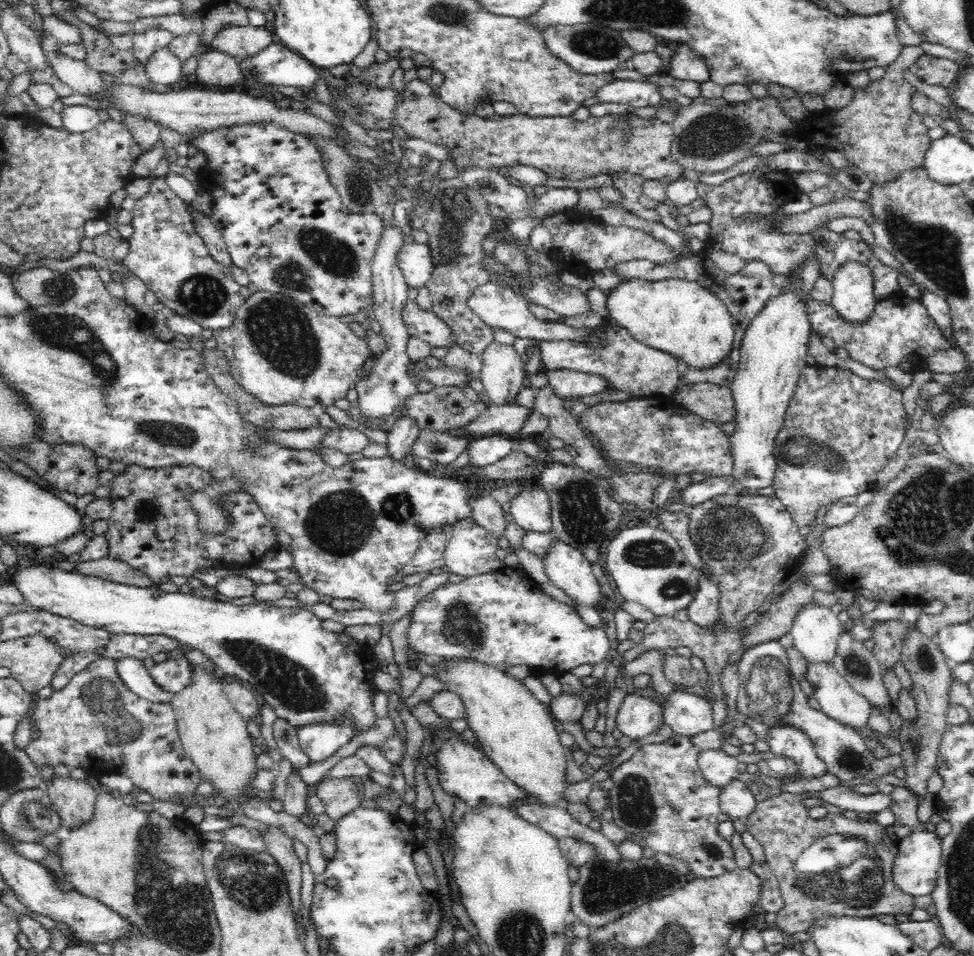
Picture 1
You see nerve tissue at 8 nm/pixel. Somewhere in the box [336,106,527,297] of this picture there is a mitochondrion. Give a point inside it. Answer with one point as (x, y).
(455, 208)

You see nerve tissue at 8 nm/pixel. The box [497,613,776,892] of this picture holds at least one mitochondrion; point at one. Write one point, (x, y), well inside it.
(636, 802)

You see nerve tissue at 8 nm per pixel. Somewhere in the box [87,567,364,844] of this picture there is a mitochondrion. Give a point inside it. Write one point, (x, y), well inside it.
(294, 686)

